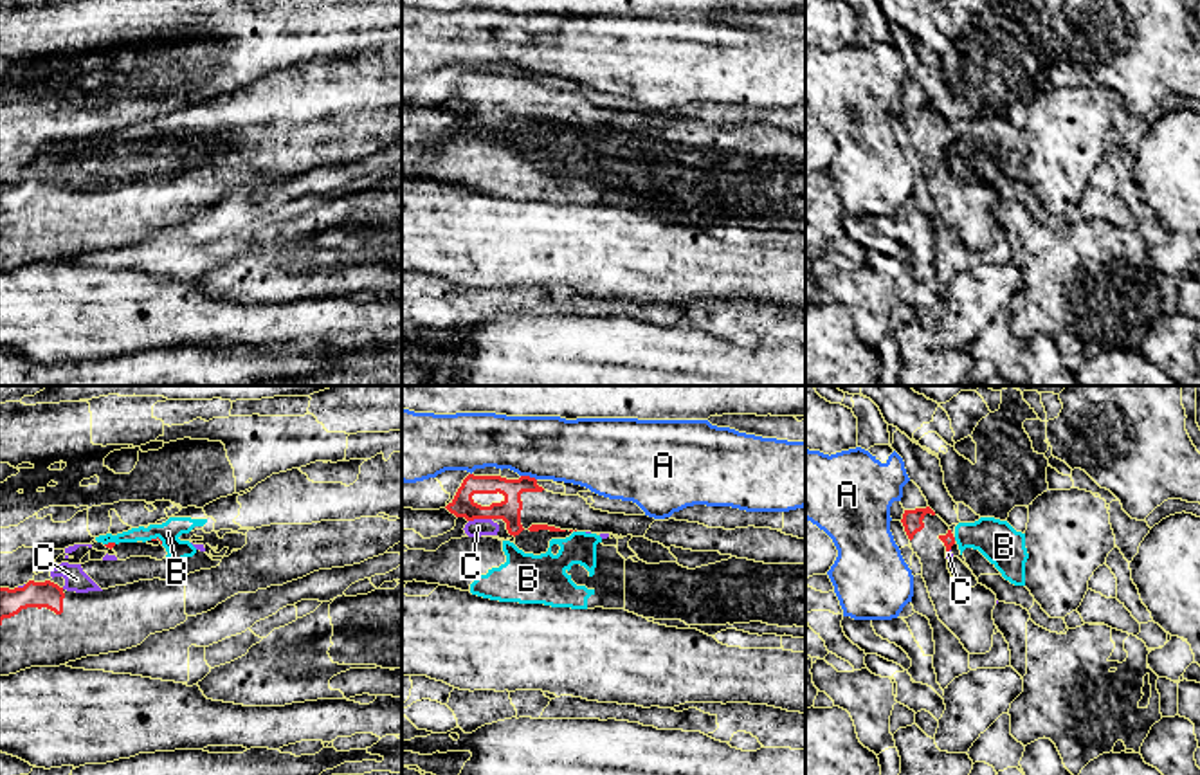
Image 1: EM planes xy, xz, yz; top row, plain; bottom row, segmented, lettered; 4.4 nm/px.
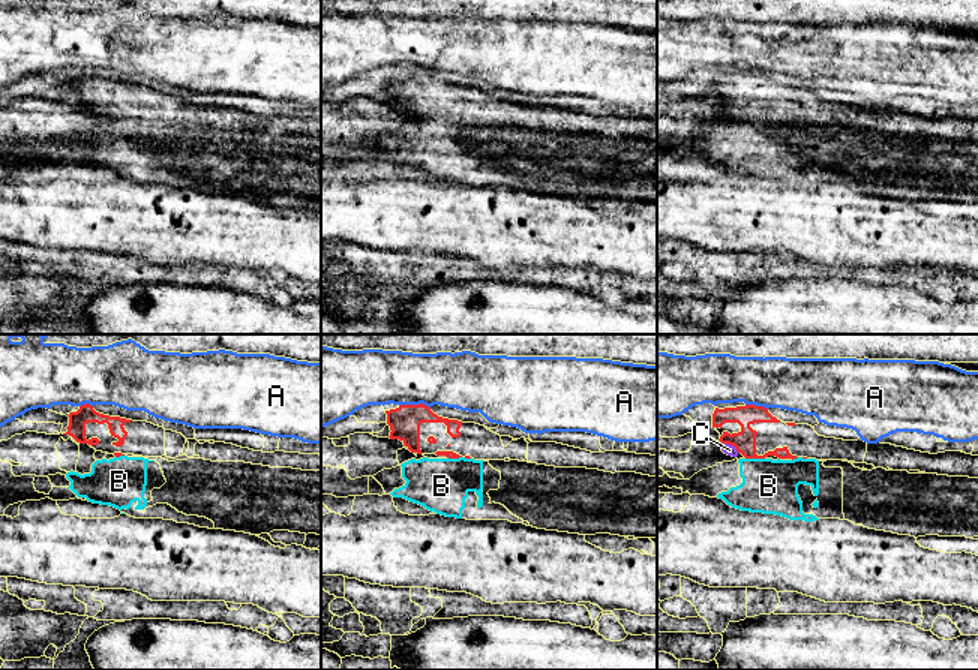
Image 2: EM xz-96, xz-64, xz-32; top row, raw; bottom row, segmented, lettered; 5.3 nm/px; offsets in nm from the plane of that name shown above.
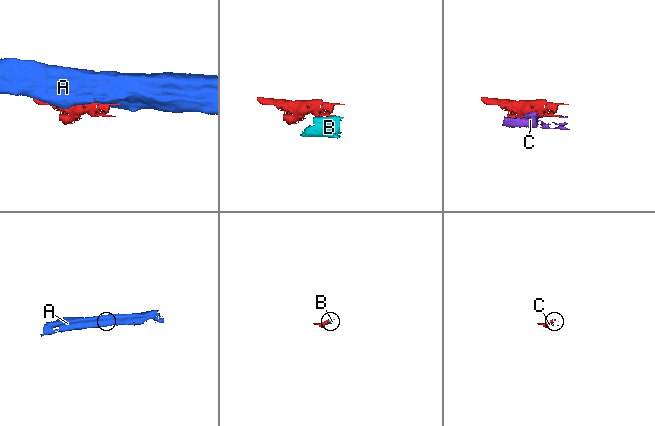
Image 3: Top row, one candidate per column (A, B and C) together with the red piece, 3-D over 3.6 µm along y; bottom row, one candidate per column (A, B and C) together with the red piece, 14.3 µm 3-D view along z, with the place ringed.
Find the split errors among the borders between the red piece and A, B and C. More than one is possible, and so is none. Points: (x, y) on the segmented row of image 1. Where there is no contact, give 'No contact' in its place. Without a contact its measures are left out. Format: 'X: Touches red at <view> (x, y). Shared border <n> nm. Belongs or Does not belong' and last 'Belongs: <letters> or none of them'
A: Touches red at xz (528, 476). Shared border 80 nm. Does not belong
B: Touches red at xy (157, 537). Shared border 70 nm. Belongs
C: Touches red at xz (480, 518). Shared border 110 nm. Belongs
Belongs: B, C

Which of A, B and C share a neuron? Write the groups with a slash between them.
A / B C

